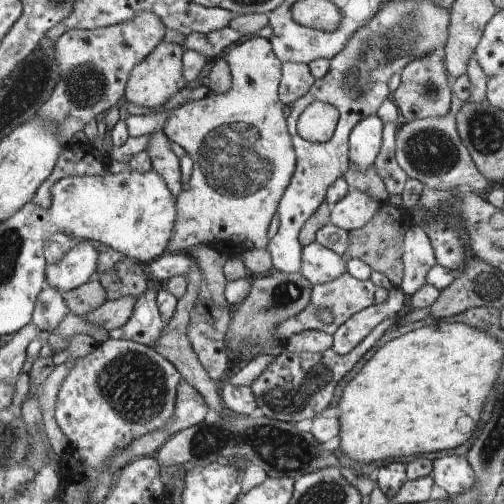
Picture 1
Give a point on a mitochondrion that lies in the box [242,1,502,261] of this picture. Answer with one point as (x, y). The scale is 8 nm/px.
(384, 47)

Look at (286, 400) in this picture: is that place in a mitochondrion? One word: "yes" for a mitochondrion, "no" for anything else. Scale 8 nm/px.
yes

